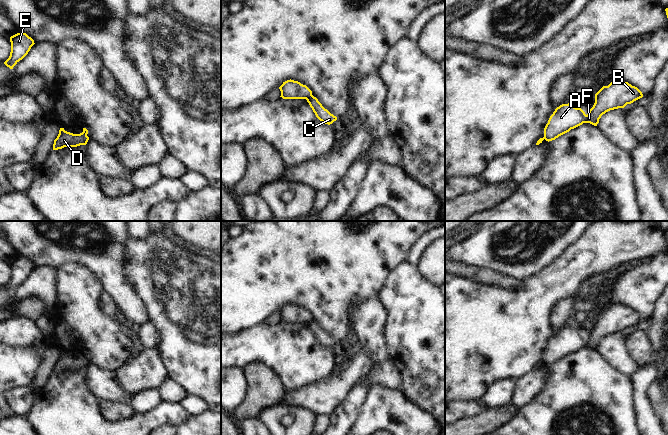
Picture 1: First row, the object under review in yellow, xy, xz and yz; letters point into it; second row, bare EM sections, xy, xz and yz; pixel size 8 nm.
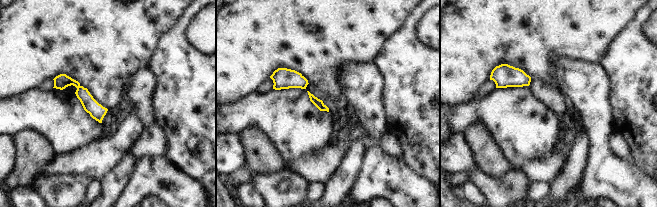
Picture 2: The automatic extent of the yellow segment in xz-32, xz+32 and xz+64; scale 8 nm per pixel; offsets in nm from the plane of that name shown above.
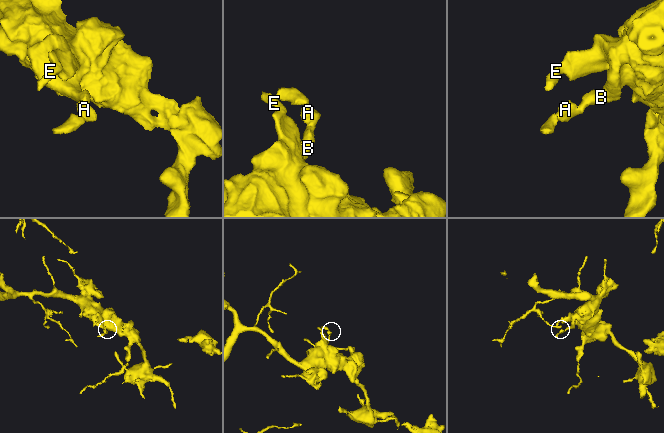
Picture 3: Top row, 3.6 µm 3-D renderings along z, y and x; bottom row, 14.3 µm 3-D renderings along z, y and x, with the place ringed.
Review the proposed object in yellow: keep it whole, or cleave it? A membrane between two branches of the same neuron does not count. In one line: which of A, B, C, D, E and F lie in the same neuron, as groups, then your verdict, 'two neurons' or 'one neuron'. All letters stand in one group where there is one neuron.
groups A B C E F / D; two neurons

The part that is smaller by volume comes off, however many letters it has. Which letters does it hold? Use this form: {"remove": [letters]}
{"remove": ["D"]}

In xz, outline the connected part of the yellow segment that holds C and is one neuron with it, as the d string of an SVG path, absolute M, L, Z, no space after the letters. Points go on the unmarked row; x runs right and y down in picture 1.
M311 320L306 324L312 332L313 336L315 337L316 341L320 345L330 349L337 344L337 341L331 338L327 333L325 333L316 321Z

